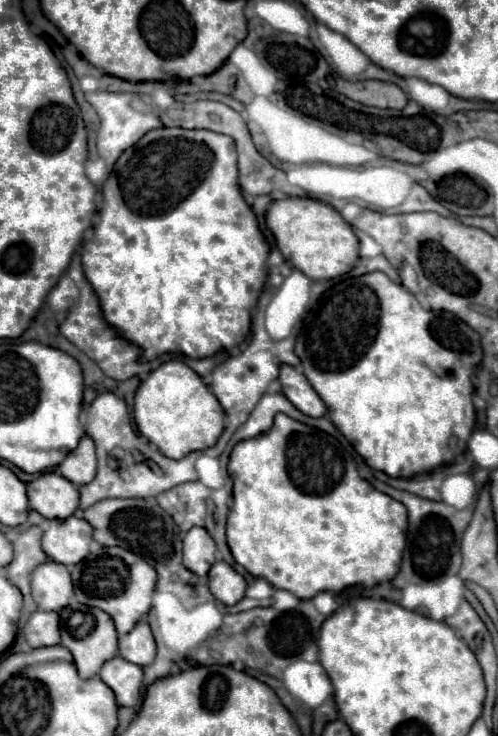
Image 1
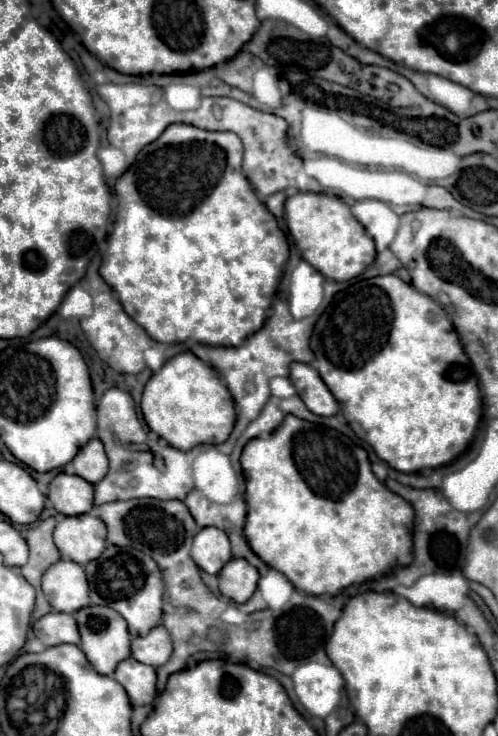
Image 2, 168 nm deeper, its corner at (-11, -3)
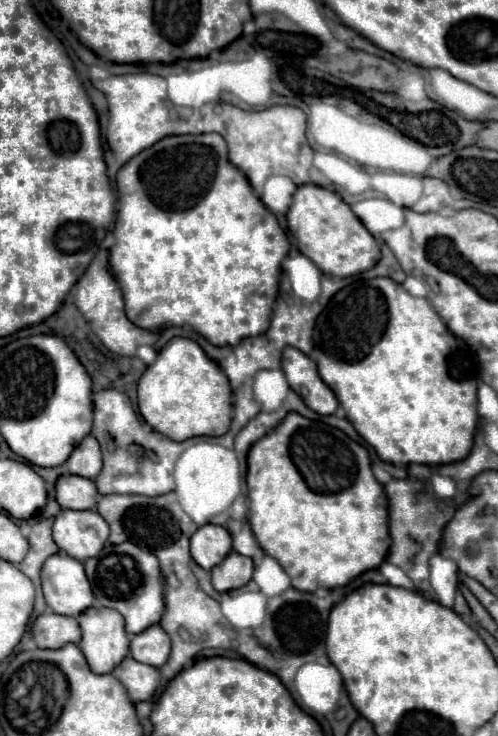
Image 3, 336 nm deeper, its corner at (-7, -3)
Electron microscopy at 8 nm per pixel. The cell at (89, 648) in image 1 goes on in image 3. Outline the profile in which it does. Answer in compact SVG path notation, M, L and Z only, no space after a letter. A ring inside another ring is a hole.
M88 608L84 610L78 618L80 630L82 630L82 640L80 640L80 650L94 674L110 674L126 656L128 656L128 636L124 630L124 618L116 614L116 610L108 608Z

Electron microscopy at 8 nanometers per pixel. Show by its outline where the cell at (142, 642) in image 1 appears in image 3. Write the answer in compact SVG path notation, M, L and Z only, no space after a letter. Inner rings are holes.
M150 626L148 630L130 636L130 656L142 664L160 668L170 656L170 638L162 626Z

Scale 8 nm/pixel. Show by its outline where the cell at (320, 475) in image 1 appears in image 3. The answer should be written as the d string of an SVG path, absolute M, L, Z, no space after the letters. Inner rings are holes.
M290 412L270 434L266 434L264 438L260 438L258 442L254 442L248 450L246 456L246 464L248 464L248 472L246 472L246 484L248 484L248 498L250 498L250 514L248 514L248 522L250 528L258 540L258 544L262 546L262 550L272 556L282 568L284 572L290 576L292 586L296 590L302 592L316 592L316 588L338 588L338 586L346 586L350 580L354 580L356 576L360 576L366 570L374 570L378 568L388 554L390 548L390 534L388 534L388 498L384 494L382 484L374 478L372 468L370 468L370 458L364 446L360 446L358 442L350 440L342 430L326 426L322 422L314 422L308 420L296 412Z

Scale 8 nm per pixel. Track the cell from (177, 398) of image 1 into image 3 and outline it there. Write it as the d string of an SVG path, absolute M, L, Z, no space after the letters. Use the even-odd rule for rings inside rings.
M172 338L158 354L158 360L146 368L137 386L137 403L142 418L160 434L174 442L184 442L194 436L222 436L230 428L232 390L224 372L204 354L204 350L188 338Z

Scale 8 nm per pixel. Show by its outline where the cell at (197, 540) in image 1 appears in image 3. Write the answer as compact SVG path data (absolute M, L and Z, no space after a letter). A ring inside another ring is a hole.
M204 524L190 538L190 554L198 566L212 570L218 566L230 552L232 538L224 526Z

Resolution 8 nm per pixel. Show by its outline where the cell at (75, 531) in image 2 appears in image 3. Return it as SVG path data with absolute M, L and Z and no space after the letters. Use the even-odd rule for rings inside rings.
M62 510L54 518L52 536L62 552L82 562L104 548L108 524L96 510Z

